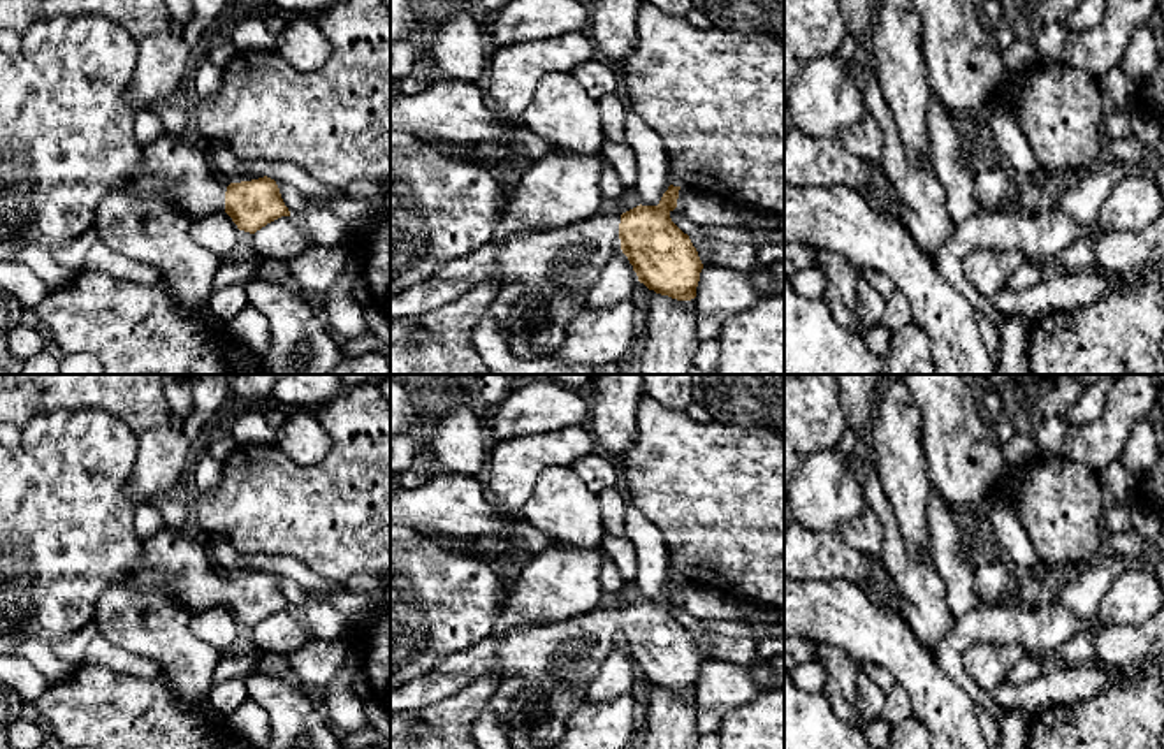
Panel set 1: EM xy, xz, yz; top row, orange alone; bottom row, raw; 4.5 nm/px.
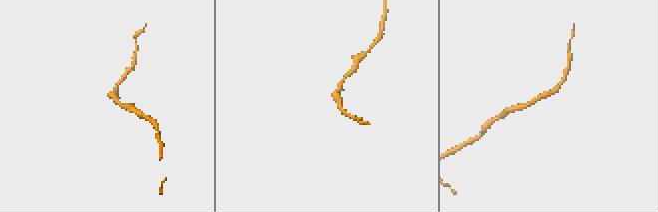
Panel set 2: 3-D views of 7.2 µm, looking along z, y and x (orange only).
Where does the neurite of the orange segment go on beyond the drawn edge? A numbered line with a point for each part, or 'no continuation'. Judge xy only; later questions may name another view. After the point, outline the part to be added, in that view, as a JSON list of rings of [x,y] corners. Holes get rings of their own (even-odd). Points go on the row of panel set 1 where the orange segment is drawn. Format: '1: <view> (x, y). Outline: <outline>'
1: xy (174, 167). Outline: [[[164,132],[142,148],[139,169],[123,185],[130,195],[162,195],[199,220],[225,211],[229,183],[215,171],[206,148]]]

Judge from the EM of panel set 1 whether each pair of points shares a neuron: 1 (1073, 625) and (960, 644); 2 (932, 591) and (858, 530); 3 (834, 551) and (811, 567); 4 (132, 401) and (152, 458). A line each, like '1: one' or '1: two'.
1: one
2: two
3: one
4: one

